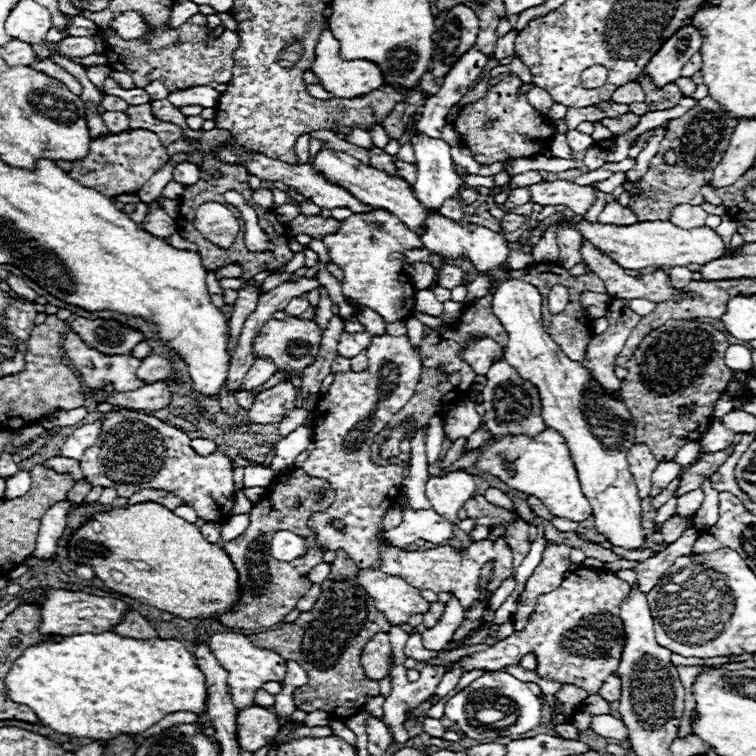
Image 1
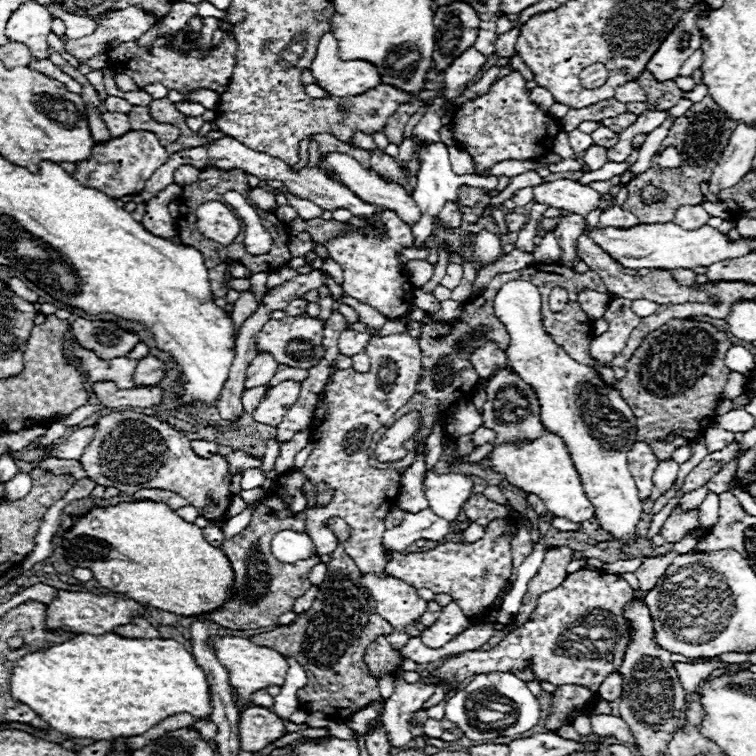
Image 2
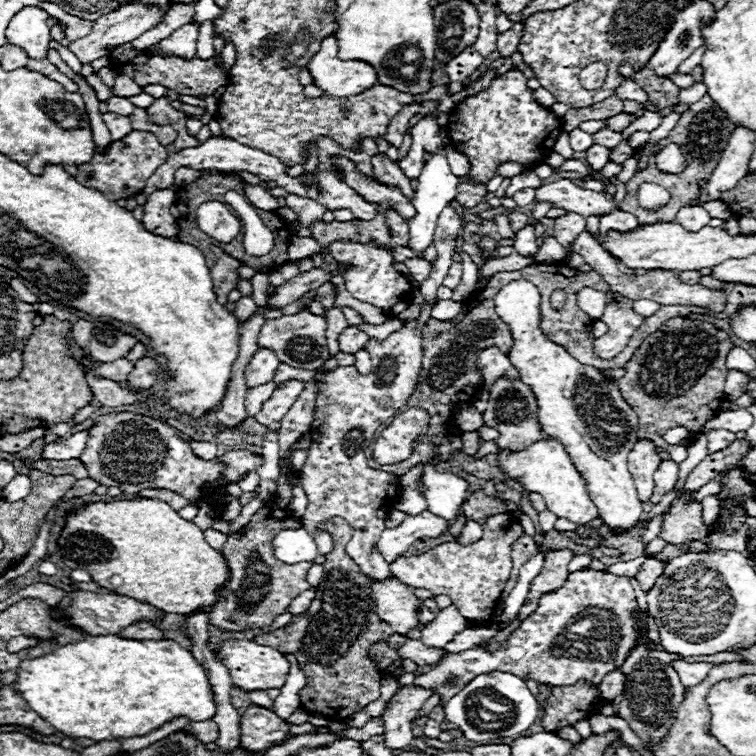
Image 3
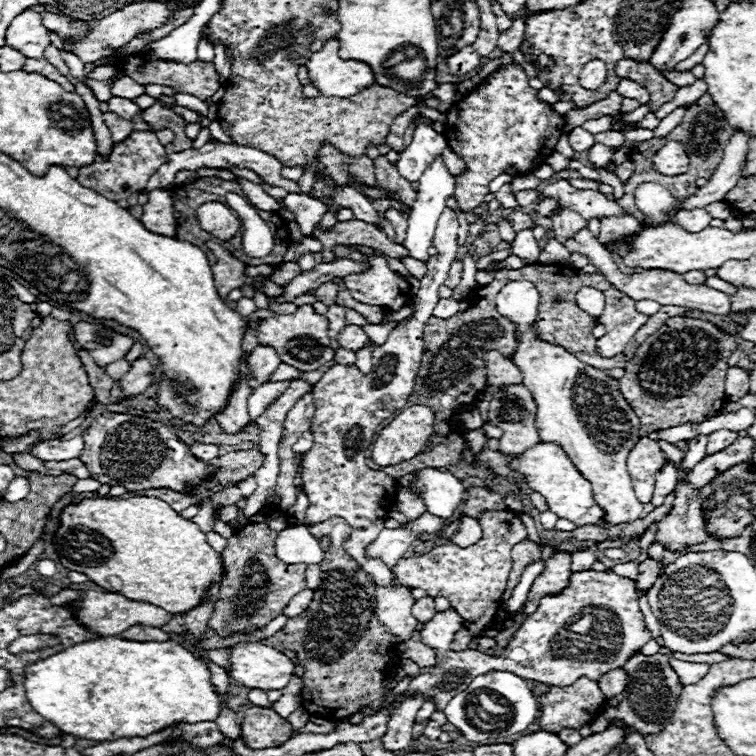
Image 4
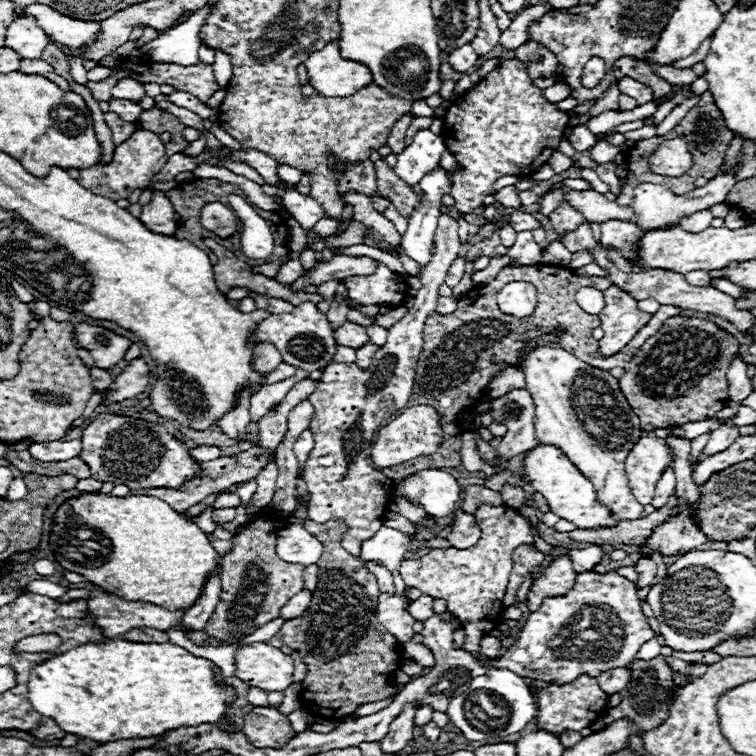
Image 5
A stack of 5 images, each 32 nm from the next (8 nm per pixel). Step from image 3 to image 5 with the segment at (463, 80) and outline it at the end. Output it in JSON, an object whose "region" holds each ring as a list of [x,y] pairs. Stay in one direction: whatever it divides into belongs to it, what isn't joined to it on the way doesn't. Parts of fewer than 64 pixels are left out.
{"region":[[[466,44],[466,46],[462,46],[462,48],[456,48],[456,50],[452,52],[452,56],[448,56],[448,62],[450,62],[452,70],[456,70],[456,72],[460,72],[460,74],[466,74],[466,72],[470,72],[470,70],[476,66],[478,54],[474,52],[470,44]]]}

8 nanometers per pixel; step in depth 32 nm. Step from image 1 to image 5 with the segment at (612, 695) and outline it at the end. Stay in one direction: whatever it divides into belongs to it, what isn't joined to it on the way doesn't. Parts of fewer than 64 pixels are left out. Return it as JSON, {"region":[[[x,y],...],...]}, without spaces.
{"region":[[[612,668],[608,672],[602,672],[602,676],[598,676],[598,684],[600,688],[604,688],[604,692],[608,692],[608,696],[622,692],[628,682],[630,682],[628,668]]]}

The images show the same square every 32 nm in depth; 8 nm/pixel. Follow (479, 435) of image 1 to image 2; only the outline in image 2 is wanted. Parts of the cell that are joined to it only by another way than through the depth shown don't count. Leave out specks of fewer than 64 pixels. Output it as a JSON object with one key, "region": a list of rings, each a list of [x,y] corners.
{"region":[[[478,428],[474,434],[472,434],[472,442],[474,442],[474,446],[482,446],[482,444],[486,444],[486,442],[494,442],[494,432],[490,430],[490,428]]]}

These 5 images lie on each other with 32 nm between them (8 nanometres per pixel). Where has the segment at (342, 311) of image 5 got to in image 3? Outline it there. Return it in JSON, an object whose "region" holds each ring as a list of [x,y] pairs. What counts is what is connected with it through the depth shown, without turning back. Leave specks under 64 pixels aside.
{"region":[[[340,308],[328,310],[326,320],[328,320],[328,328],[326,328],[326,346],[328,346],[328,352],[332,352],[330,358],[334,358],[334,356],[340,352],[340,350],[338,350],[338,336],[340,336],[340,332],[342,332],[348,324],[346,324],[346,318],[344,318],[344,314],[342,314]]]}

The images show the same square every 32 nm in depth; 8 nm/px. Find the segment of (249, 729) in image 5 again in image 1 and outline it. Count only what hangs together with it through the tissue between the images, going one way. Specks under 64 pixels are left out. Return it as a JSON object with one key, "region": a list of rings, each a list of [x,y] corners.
{"region":[[[250,706],[236,716],[236,736],[244,752],[256,752],[280,732],[280,720],[262,706]]]}

